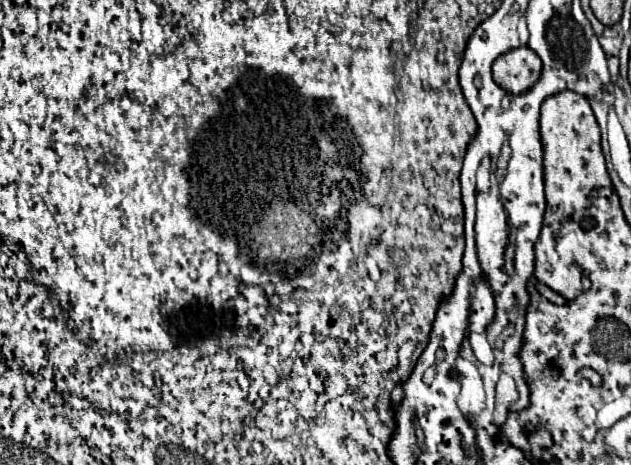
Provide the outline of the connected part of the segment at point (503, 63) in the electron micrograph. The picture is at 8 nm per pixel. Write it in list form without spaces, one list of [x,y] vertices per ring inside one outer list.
[[[527,46],[515,48],[493,64],[493,80],[509,94],[525,94],[541,78],[541,58]]]

